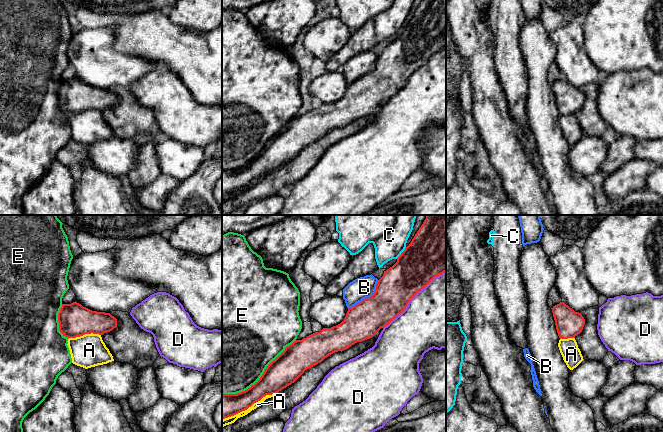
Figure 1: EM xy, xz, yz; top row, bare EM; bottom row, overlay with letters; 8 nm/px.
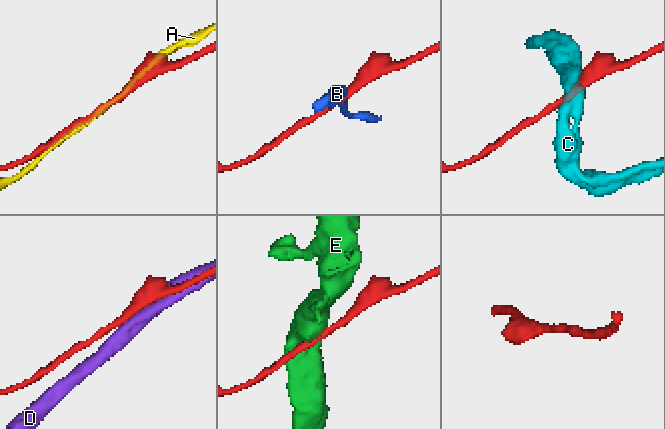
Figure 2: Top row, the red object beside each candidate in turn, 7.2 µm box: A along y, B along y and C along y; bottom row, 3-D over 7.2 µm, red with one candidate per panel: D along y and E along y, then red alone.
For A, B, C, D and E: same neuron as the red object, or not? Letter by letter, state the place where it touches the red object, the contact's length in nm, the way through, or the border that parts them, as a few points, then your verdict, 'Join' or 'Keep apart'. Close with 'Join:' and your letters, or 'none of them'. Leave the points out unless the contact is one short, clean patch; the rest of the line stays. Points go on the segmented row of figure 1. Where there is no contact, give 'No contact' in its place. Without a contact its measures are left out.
A: Touches red at xz (248, 407). Shared border 480 nm. Keep apart
B: Touches red at xz (367, 298). Shared border 340 nm. Boundary: xz (378, 280), (375, 291), (370, 296), (363, 298), (348, 308). Keep apart
C: Touches red at xz (401, 253). Shared border 130 nm. Boundary: xz (406, 247), (396, 258). Keep apart
D: Touches red at xz (412, 297). Shared border 700 nm. Keep apart
E: Touches red at xz (261, 376). Shared border 750 nm. Keep apart
Join: none of them

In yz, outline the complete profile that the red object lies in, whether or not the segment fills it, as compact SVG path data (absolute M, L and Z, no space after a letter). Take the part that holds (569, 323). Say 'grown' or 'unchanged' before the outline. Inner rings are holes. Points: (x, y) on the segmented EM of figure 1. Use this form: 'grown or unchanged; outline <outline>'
grown; outline M560 302L551 309L559 338L574 338L584 360L603 362L608 349L598 335L599 307L590 307L579 313Z

